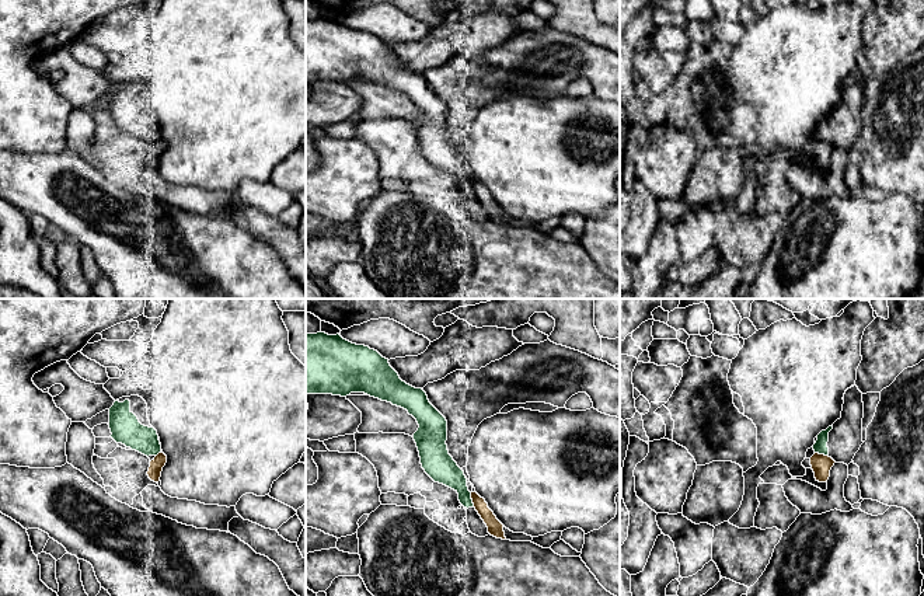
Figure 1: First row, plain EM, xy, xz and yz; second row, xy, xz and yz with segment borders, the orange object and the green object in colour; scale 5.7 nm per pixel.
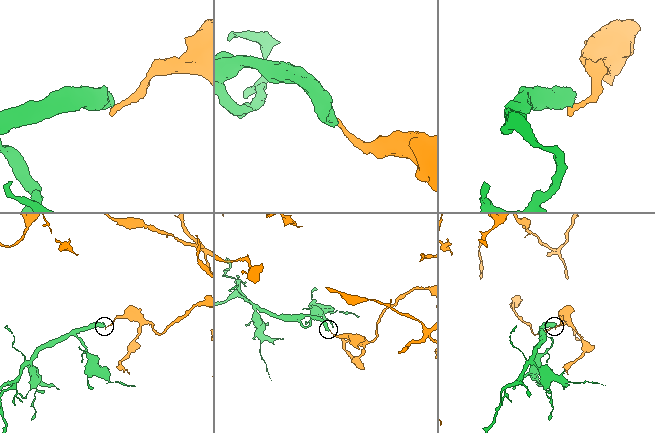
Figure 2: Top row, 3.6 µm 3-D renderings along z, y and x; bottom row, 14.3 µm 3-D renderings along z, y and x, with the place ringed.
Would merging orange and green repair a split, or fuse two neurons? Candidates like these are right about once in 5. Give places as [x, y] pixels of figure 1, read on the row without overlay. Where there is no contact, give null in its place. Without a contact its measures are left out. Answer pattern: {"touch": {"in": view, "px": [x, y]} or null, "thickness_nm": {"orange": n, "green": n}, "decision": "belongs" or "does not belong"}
{"touch": {"in": "xz", "px": [471, 184]}, "thickness_nm": {"orange": 90, "green": 170}, "decision": "does not belong"}

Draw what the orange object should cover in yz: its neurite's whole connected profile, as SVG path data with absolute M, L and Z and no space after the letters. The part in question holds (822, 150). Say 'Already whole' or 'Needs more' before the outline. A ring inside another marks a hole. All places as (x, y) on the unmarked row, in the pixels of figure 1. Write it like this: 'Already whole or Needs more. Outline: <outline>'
Already whole. Outline: M815 139L810 143L810 151L815 158L815 164L819 168L827 168L830 163L830 156L834 151L834 146L829 142Z

